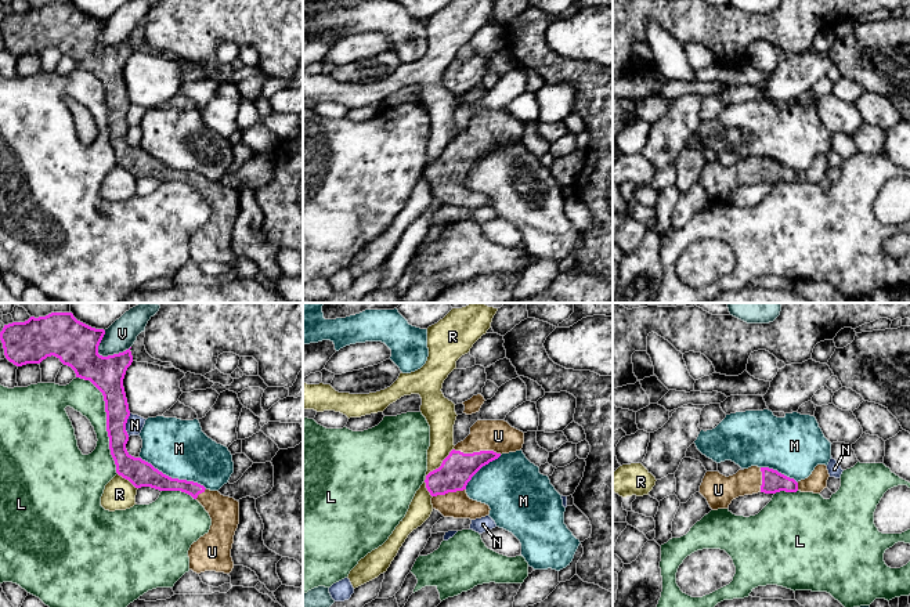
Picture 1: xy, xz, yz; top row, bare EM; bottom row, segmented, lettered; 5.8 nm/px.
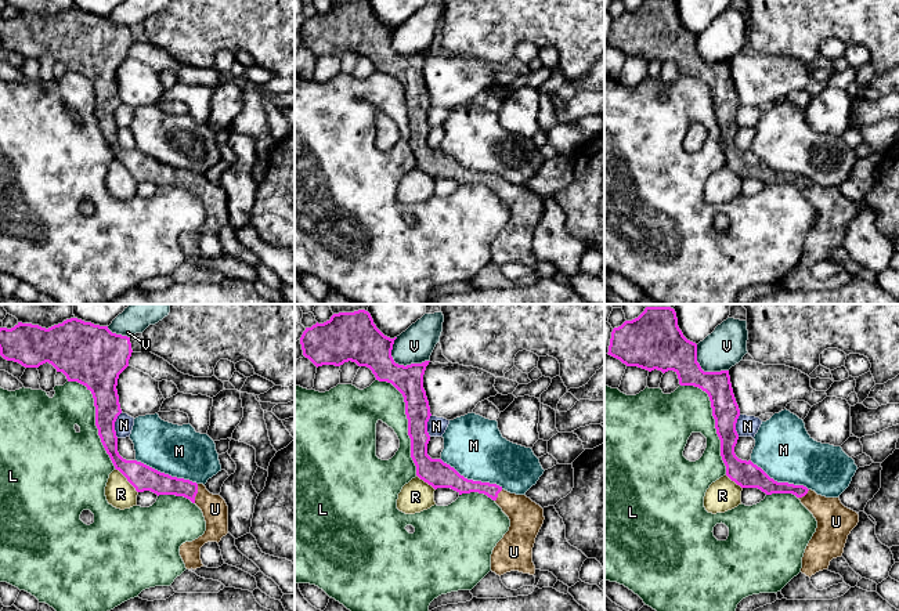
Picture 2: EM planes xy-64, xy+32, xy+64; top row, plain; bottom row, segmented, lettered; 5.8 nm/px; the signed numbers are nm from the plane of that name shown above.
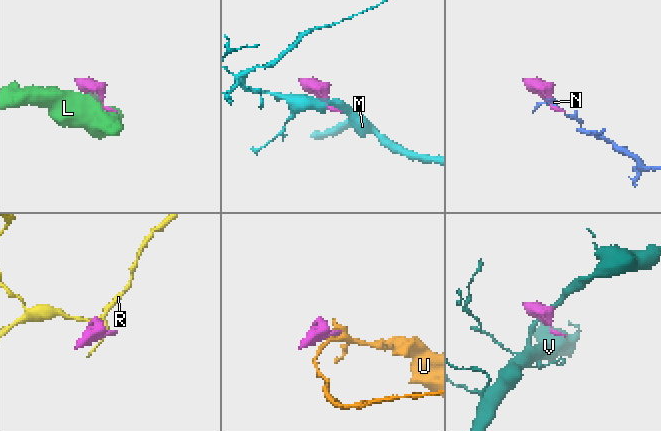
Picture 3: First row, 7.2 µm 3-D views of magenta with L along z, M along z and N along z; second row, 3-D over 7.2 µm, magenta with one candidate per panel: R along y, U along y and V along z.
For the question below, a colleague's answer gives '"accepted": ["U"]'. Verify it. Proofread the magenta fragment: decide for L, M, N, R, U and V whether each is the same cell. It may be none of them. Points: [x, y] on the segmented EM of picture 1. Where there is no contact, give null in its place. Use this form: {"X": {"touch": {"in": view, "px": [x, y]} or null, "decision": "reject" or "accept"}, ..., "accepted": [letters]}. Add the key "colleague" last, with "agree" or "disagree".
{"L": {"touch": {"in": "xy", "px": [107, 421]}, "decision": "reject"}, "M": {"touch": {"in": "xy", "px": [173, 479]}, "decision": "reject"}, "N": {"touch": {"in": "xy", "px": [125, 425]}, "decision": "reject"}, "R": {"touch": {"in": "xz", "px": [430, 472]}, "decision": "reject"}, "U": {"touch": {"in": "xz", "px": [477, 452]}, "decision": "accept"}, "V": {"touch": {"in": "xy", "px": [114, 354]}, "decision": "reject"}, "accepted": ["U"], "colleague": "agree"}

